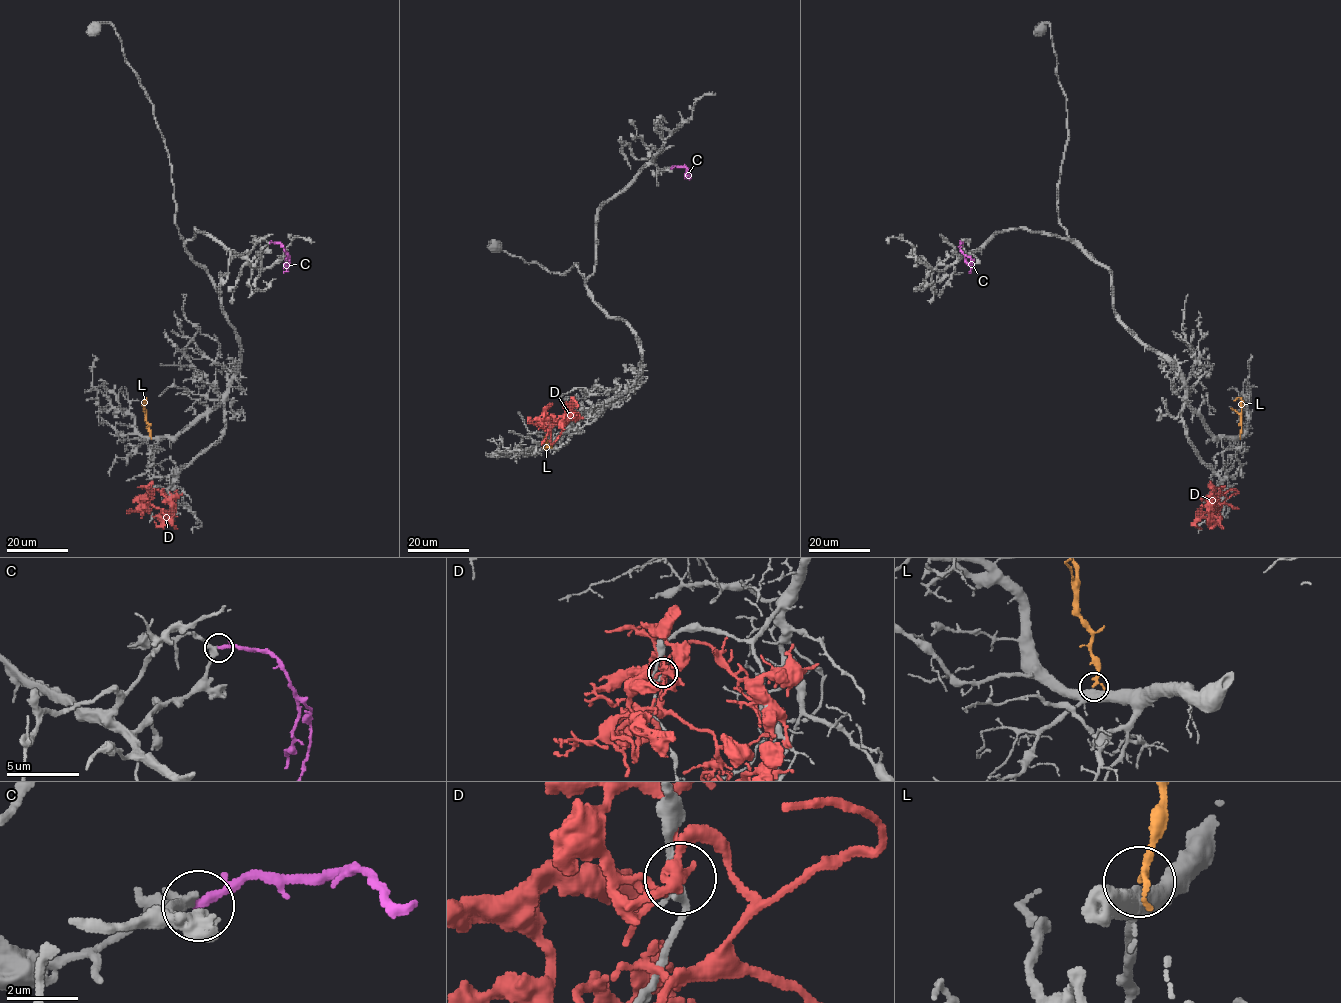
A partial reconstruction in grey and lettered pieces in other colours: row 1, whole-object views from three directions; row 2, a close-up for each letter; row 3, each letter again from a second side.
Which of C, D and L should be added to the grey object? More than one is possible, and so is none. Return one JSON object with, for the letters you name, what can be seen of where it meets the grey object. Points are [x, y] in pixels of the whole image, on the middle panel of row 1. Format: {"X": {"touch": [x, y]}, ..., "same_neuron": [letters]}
{"L": {"touch": [550, 445]}, "same_neuron": ["L"]}

